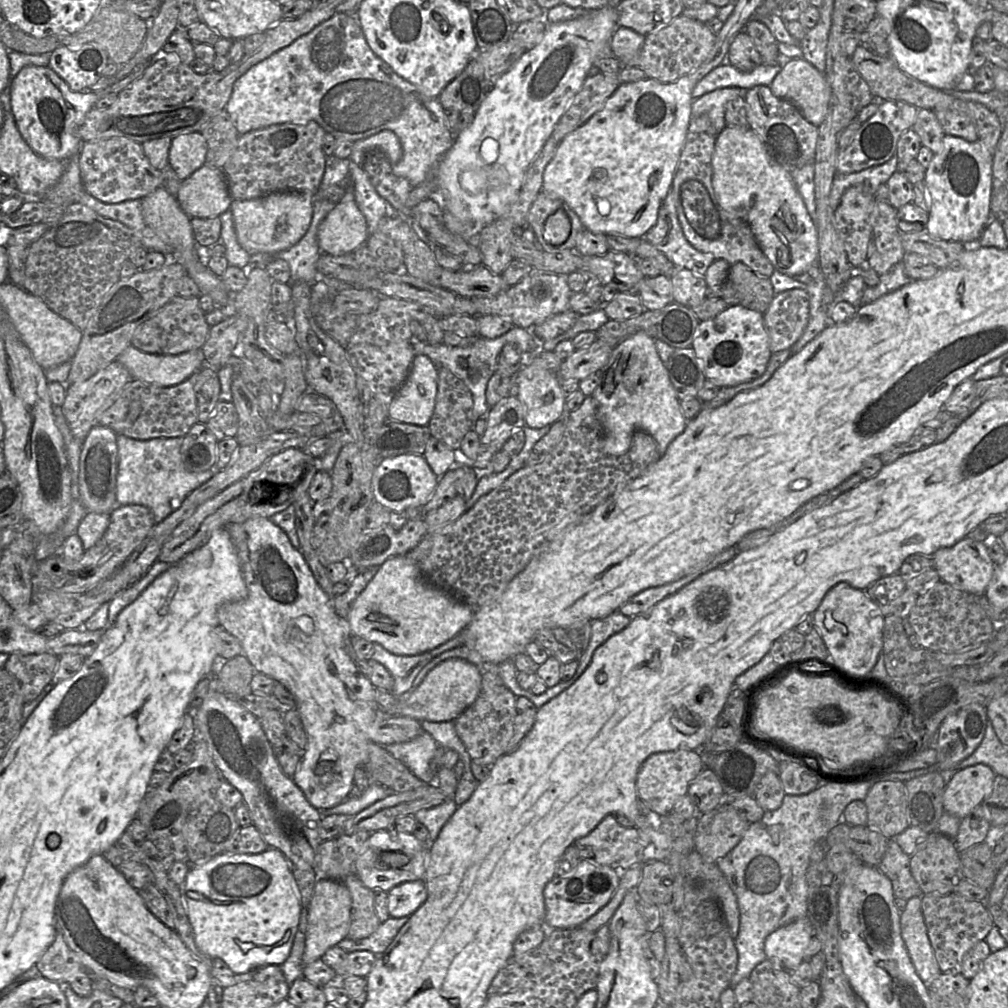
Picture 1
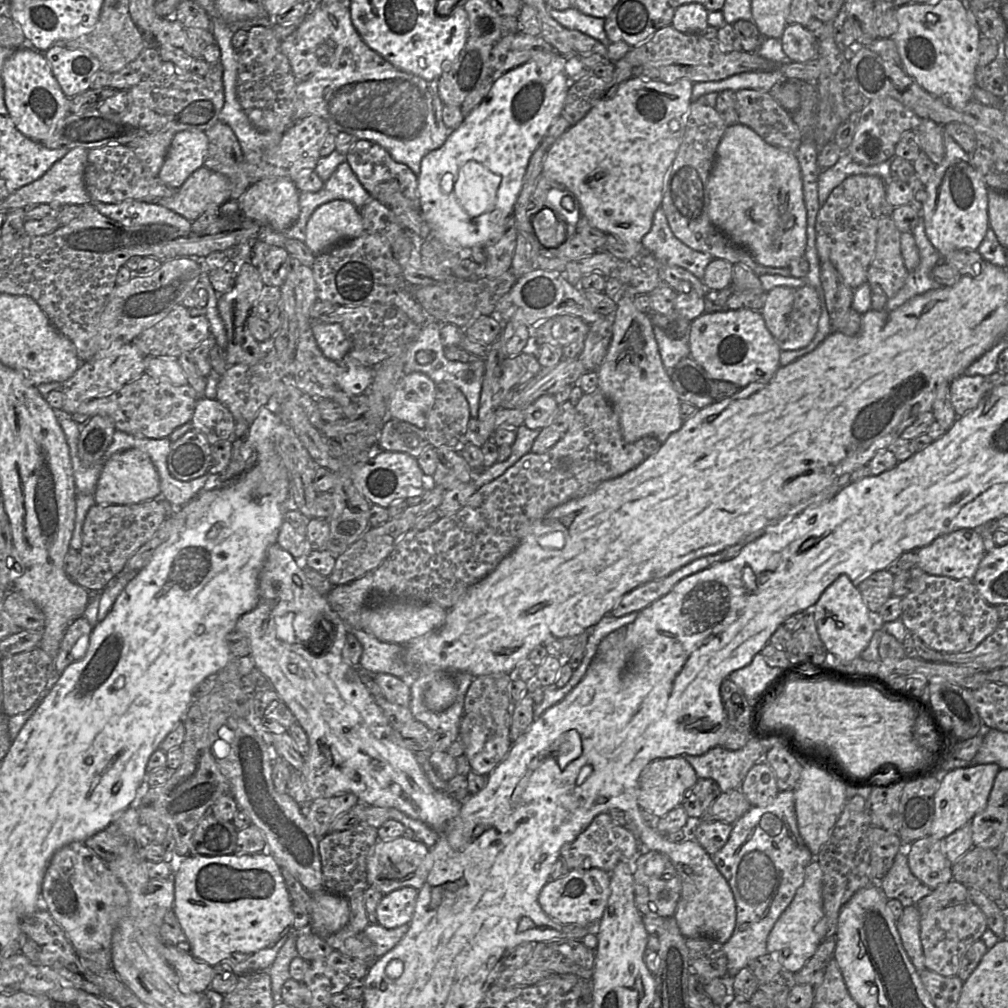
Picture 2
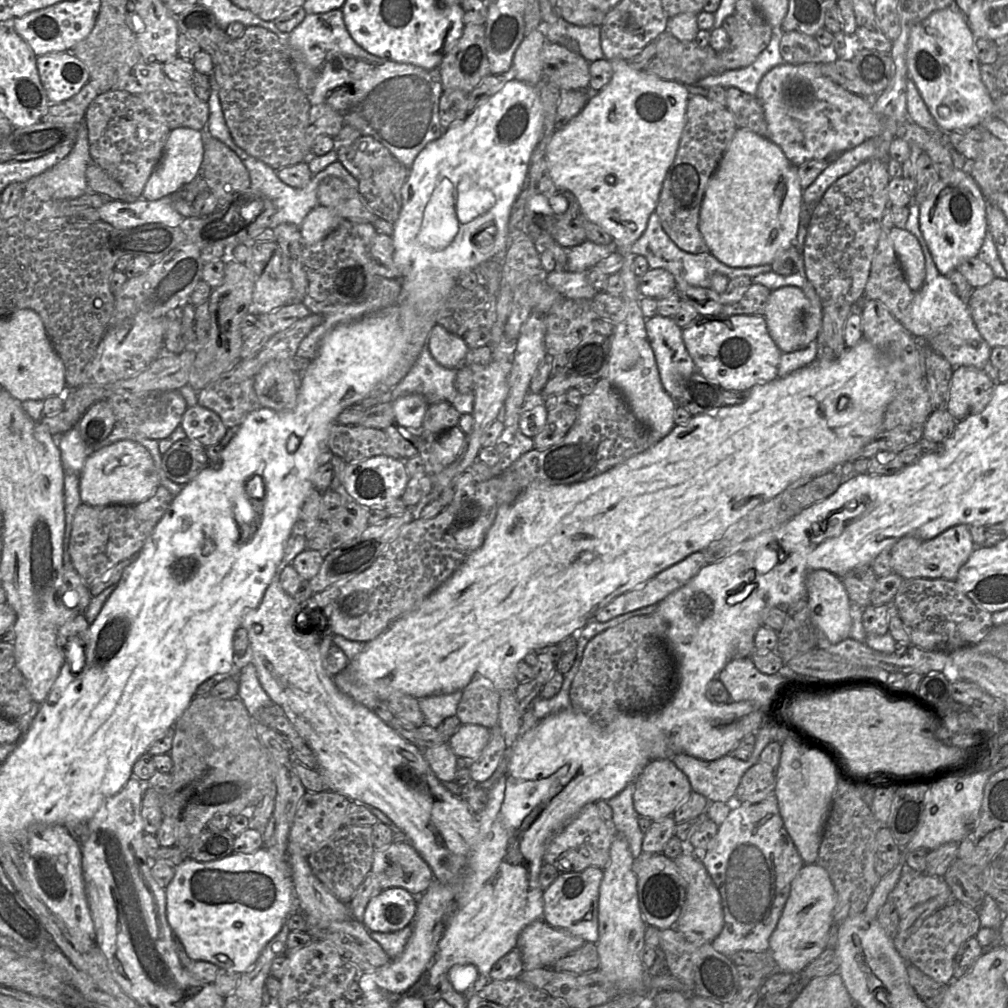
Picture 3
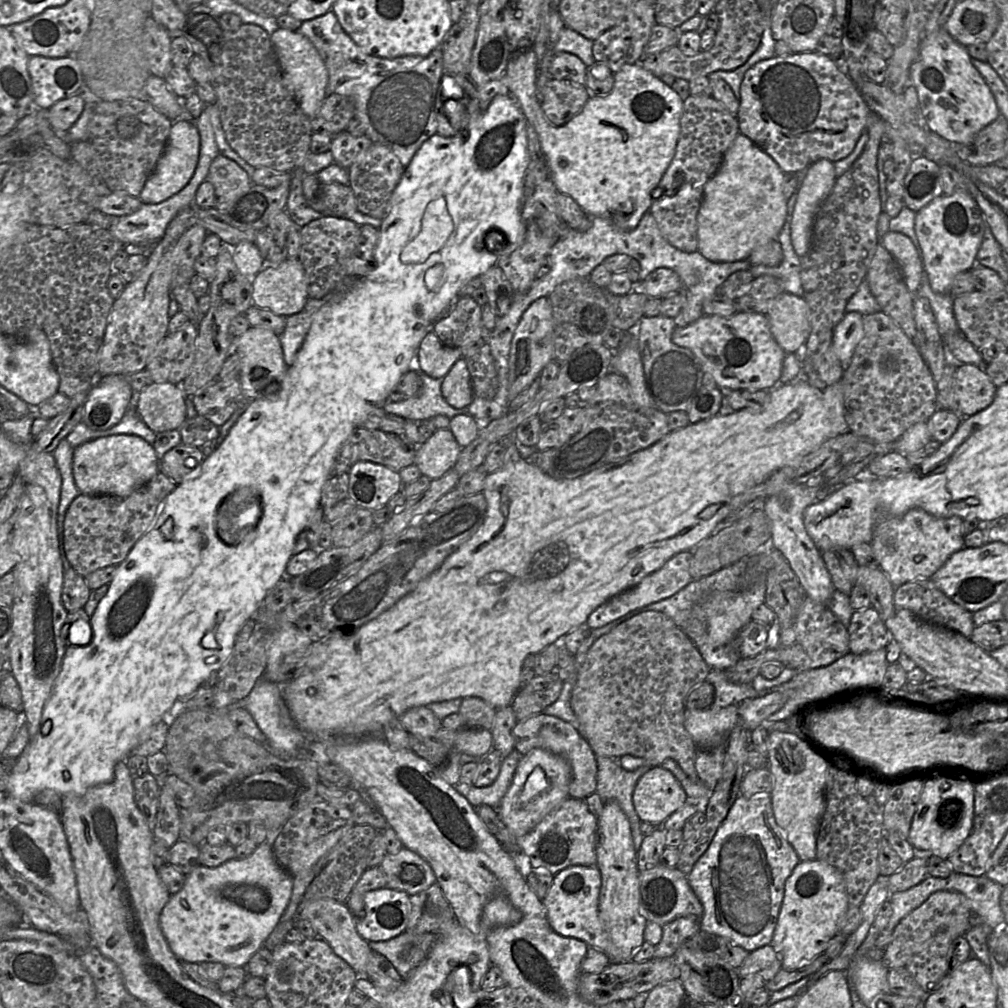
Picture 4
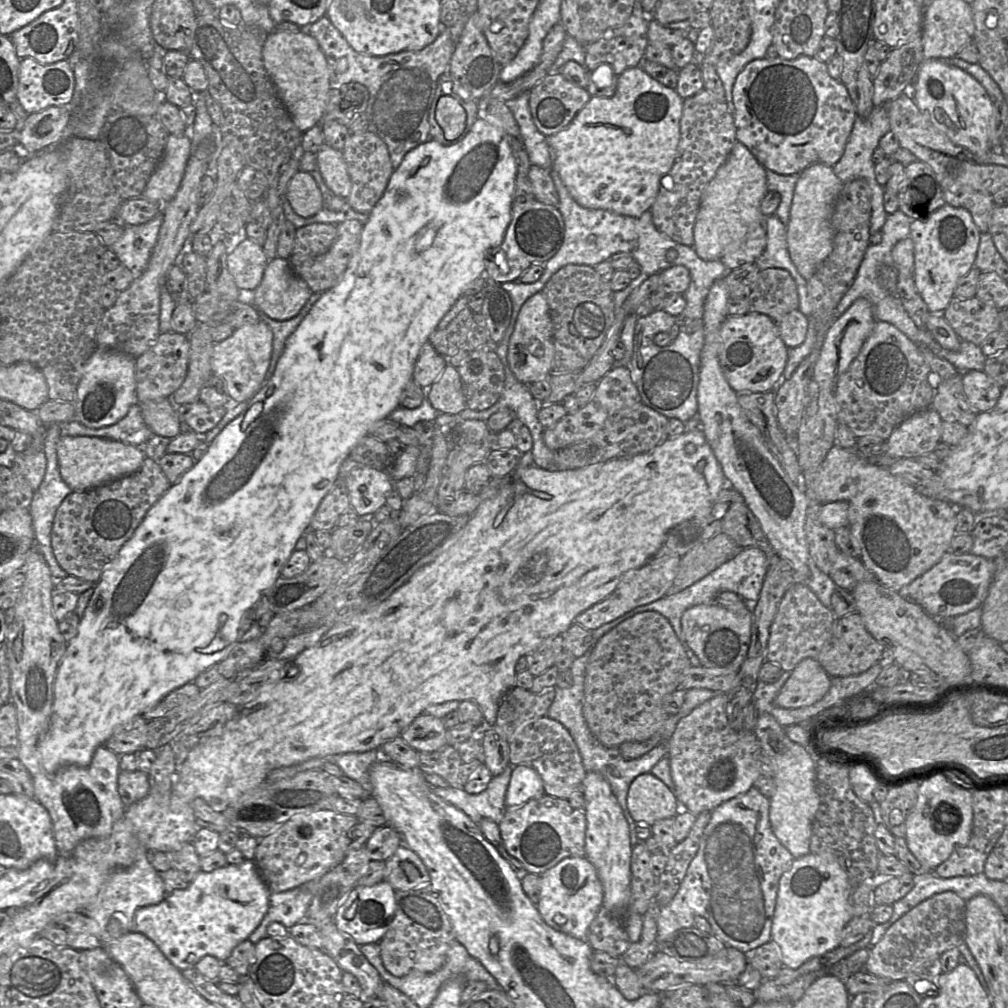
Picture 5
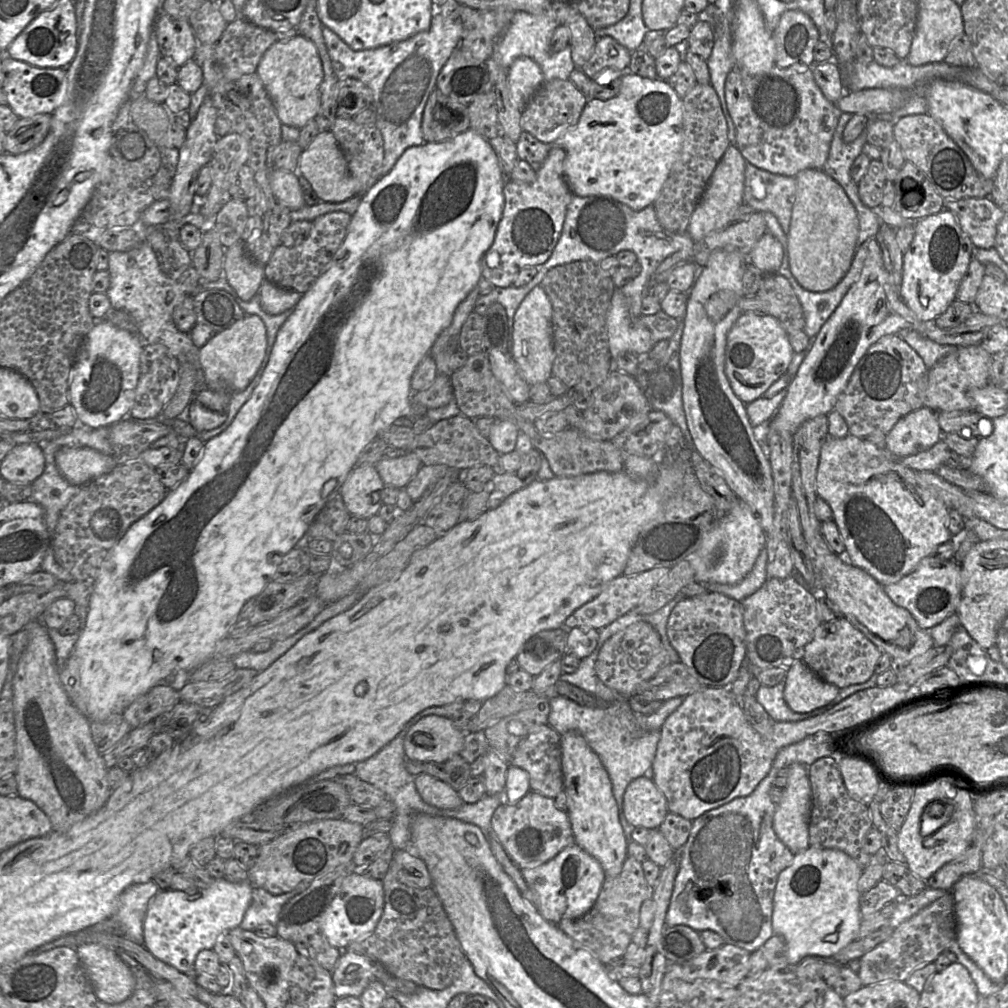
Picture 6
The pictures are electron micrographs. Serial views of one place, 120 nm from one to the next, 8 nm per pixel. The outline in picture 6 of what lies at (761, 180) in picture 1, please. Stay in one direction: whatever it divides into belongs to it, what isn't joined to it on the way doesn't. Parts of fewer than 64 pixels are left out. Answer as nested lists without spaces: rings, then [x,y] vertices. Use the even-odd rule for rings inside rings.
[[[729,146],[717,164],[691,218],[687,233],[695,242],[734,223],[734,214],[743,204],[746,161],[736,146]]]

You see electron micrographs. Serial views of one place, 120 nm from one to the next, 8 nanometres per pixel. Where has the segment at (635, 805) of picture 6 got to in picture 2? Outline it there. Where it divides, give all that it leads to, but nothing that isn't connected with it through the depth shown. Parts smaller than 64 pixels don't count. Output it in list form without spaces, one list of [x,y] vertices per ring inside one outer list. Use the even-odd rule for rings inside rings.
[[[683,756],[656,759],[649,763],[640,775],[637,787],[639,806],[655,816],[663,817],[683,803],[688,791],[698,779],[694,768]]]

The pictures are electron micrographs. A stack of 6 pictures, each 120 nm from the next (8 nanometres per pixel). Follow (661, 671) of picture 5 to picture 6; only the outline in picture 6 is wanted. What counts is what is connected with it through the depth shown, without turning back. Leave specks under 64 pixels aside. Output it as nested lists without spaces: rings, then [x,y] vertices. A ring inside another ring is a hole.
[[[636,622],[611,636],[600,648],[595,663],[599,679],[610,689],[618,692],[627,700],[635,695],[635,689],[642,682],[652,678],[661,668],[670,663],[658,632],[647,622]]]

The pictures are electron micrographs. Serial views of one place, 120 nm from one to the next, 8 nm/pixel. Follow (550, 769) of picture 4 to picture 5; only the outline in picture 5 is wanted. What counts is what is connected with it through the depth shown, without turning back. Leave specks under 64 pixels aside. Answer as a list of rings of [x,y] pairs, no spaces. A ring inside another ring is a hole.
[[[526,765],[513,768],[505,798],[506,810],[519,808],[543,795],[545,795],[543,781],[535,769]]]

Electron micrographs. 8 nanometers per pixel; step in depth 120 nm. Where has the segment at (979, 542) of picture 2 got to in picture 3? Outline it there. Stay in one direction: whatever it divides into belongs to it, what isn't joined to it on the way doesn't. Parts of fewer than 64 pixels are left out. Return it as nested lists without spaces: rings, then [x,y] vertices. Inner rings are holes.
[[[959,524],[946,529],[930,540],[921,540],[905,536],[895,542],[890,548],[893,573],[904,580],[914,578],[938,579],[955,581],[959,569],[969,559],[976,548],[967,525]]]

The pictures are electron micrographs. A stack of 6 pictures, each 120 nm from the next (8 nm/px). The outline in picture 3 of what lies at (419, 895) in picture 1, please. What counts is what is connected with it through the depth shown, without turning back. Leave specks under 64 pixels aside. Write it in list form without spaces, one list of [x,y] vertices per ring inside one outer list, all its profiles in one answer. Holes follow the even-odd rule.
[[[402,887],[382,890],[367,904],[362,922],[370,932],[394,932],[411,924],[418,897]]]

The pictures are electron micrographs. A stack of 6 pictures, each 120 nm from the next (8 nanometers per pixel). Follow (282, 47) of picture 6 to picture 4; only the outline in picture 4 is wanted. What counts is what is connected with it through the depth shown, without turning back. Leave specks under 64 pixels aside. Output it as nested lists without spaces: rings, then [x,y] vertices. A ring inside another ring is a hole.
[[[279,27],[270,39],[277,54],[285,85],[304,114],[310,119],[313,118],[328,94],[328,70],[322,57],[310,39],[299,31]]]

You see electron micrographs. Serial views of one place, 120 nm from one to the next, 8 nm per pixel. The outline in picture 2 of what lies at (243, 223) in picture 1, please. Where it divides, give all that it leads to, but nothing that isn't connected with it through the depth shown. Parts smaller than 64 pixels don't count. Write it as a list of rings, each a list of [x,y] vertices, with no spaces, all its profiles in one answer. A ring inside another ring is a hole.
[[[268,178],[249,186],[237,200],[247,218],[275,231],[284,231],[297,221],[300,191],[287,178]]]

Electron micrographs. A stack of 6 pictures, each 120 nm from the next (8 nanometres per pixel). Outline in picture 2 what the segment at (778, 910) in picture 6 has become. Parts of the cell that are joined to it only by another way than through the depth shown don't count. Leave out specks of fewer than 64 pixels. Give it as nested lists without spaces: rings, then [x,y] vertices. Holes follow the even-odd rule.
[[[814,857],[805,868],[802,886],[798,888],[792,902],[776,921],[767,939],[767,952],[792,973],[799,971],[805,965],[821,943],[815,927],[824,917],[822,878],[820,863]]]

